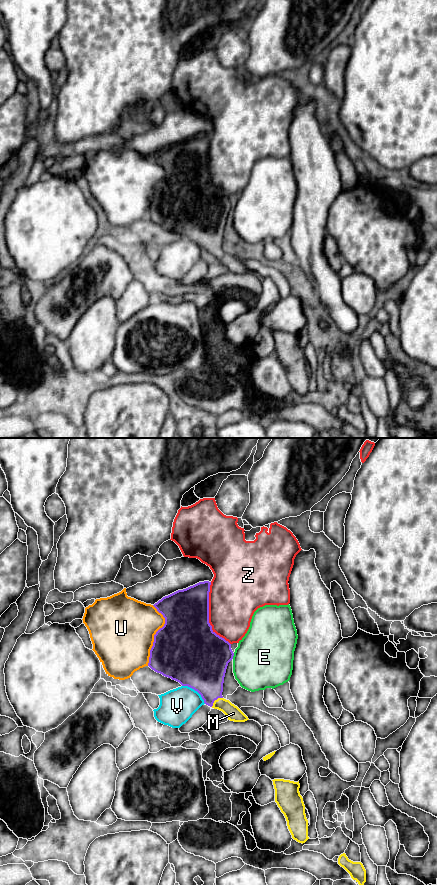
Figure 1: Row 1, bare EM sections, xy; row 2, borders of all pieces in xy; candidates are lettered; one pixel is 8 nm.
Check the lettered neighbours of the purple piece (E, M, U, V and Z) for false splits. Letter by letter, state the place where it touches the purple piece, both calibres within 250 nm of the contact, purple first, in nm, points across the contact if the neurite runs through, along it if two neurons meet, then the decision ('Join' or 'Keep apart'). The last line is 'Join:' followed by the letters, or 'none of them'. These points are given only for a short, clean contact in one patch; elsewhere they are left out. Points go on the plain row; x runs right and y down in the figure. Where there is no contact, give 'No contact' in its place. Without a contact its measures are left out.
E: Touches purple at xy (233, 207). Thickness 420 nm (purple) against 460 nm. Boundary: xy (234, 205), (232, 210). Keep apart
M: Touches purple at xy (215, 251). Thickness 340 nm (purple) against 120 nm. Path across: xy (204, 222), (211, 246), (215, 251), (233, 265). Join
U: Touches purple at xy (154, 187). Thickness 480 nm (purple) against 500 nm. Keep apart
V: Touches purple at xy (195, 242). Thickness 460 nm (purple) against 280 nm. Keep apart
Z: Touches purple at xy (208, 167). Thickness 420 nm (purple) against 400 nm. Keep apart
Join: M

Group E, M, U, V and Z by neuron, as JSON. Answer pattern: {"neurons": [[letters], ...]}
{"neurons": [["E"], ["M"], ["U"], ["V"], ["Z"]]}

